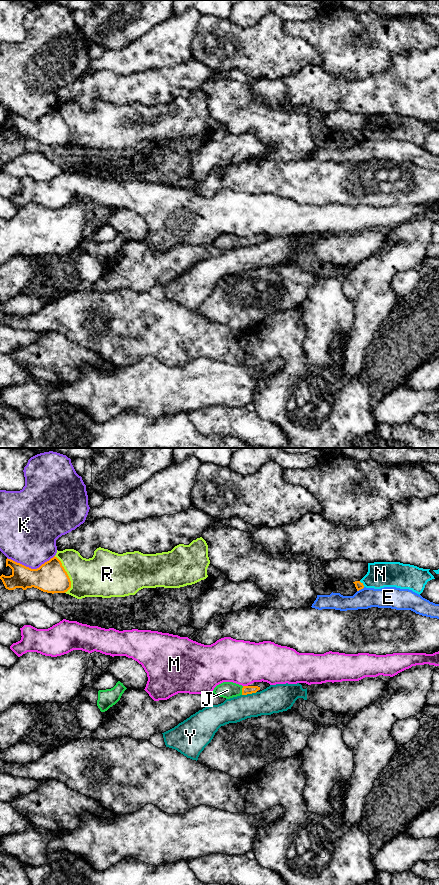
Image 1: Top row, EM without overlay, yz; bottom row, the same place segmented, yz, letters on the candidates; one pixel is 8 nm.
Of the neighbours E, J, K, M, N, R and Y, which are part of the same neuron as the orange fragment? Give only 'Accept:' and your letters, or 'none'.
Accept: J

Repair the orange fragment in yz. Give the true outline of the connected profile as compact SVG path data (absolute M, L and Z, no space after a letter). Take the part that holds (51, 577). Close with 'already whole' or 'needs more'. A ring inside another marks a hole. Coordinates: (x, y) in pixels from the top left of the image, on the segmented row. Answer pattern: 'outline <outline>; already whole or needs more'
outline M57 557L51 558L37 569L31 569L11 559L6 559L6 567L12 569L10 576L1 575L8 590L16 588L37 588L47 593L65 593L71 588L70 578Z; already whole

